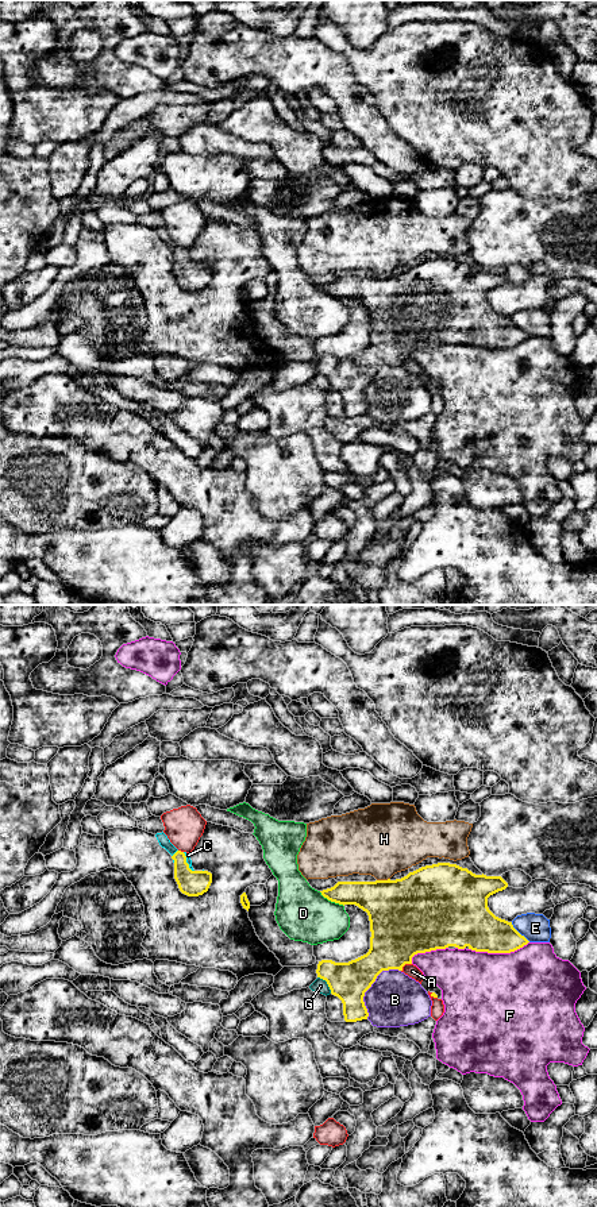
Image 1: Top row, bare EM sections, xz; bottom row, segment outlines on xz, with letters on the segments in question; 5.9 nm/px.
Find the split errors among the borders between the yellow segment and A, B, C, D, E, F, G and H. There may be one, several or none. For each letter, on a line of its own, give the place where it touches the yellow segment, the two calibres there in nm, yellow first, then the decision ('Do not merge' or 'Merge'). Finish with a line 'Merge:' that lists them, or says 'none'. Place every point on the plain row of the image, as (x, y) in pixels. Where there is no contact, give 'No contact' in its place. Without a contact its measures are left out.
A: Touches yellow at xz (404, 359). Thickness 400 nm (yellow) against 80 nm. Do not merge
B: Touches yellow at xz (370, 381). Thickness 240 nm (yellow) against 320 nm. Do not merge
C: Touches yellow at xz (174, 249). Thickness 160 nm (yellow) against 70 nm. Merge
D: Touches yellow at xz (331, 296). Thickness 190 nm (yellow) against 320 nm. Do not merge
E: Touches yellow at xz (519, 328). Thickness 240 nm (yellow) against 170 nm. Do not merge
F: Touches yellow at xz (499, 347). Thickness 280 nm (yellow) against 500 nm. Do not merge
G: Touches yellow at xz (327, 378). Thickness 220 nm (yellow) against 80 nm. Do not merge
H: Touches yellow at xz (382, 276). Thickness 440 nm (yellow) against 440 nm. Do not merge
Merge: C

